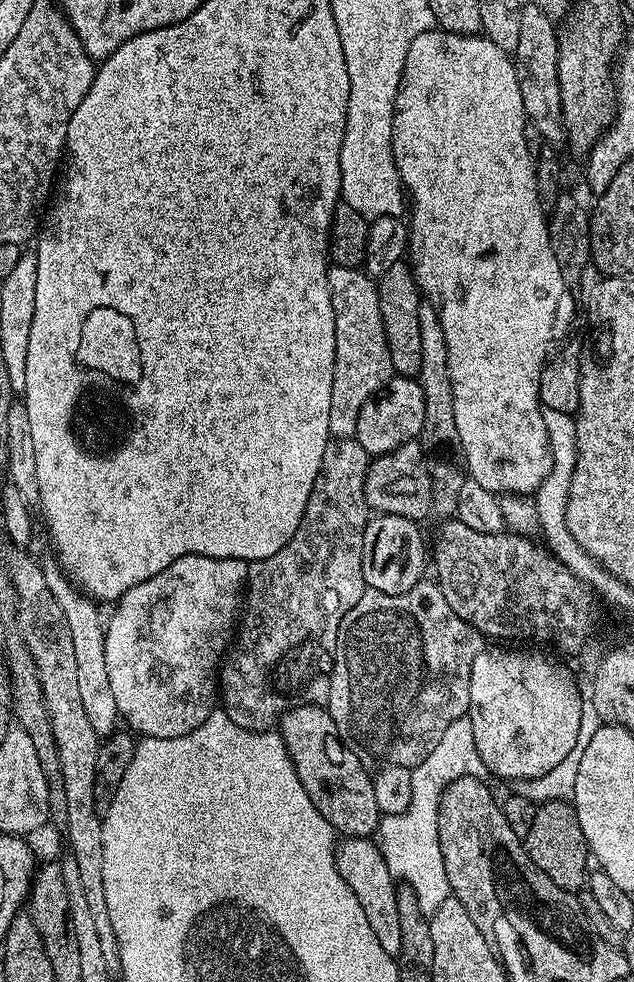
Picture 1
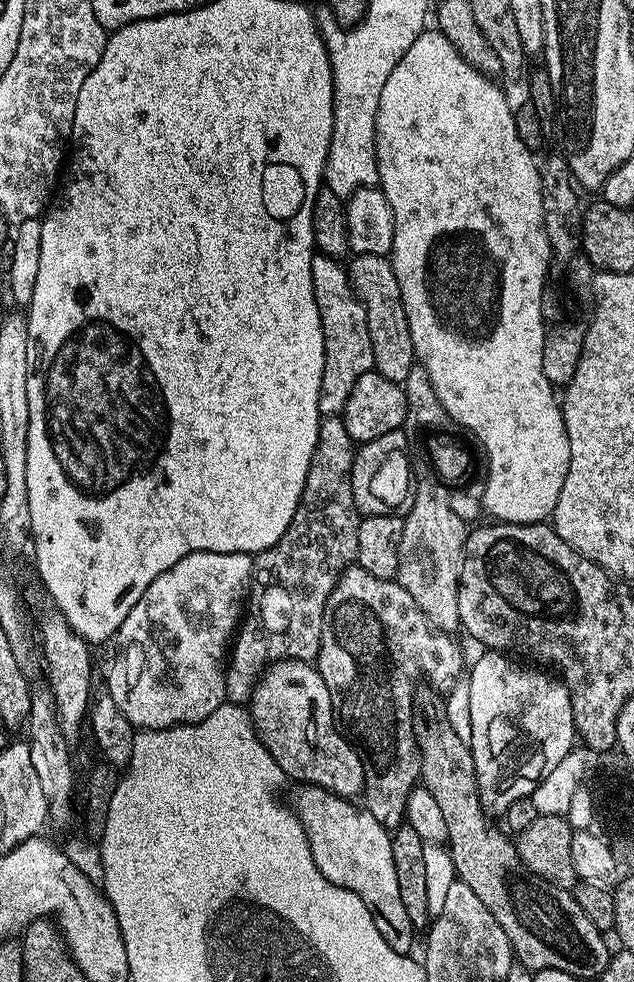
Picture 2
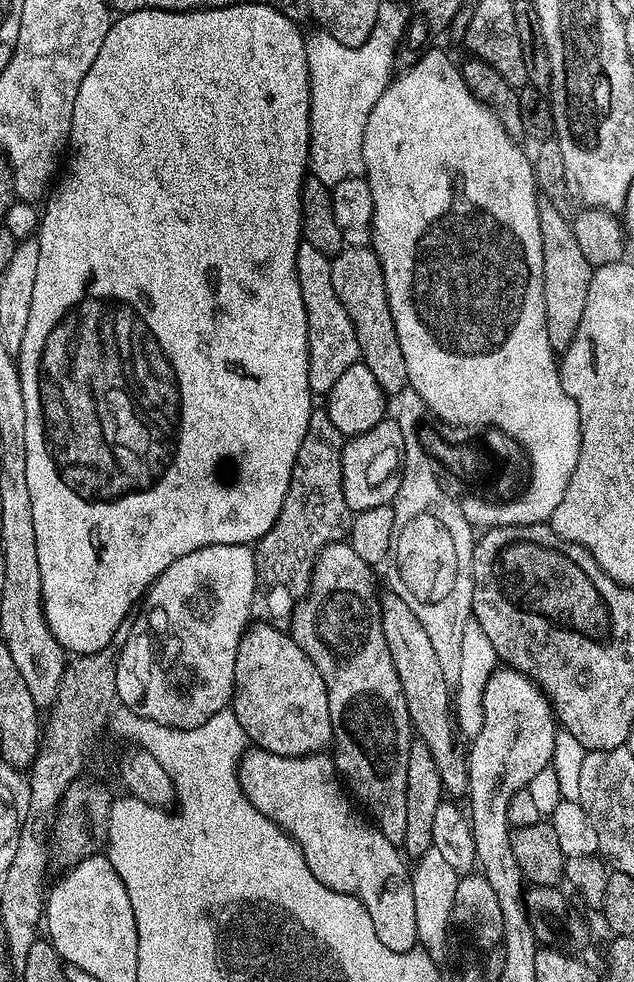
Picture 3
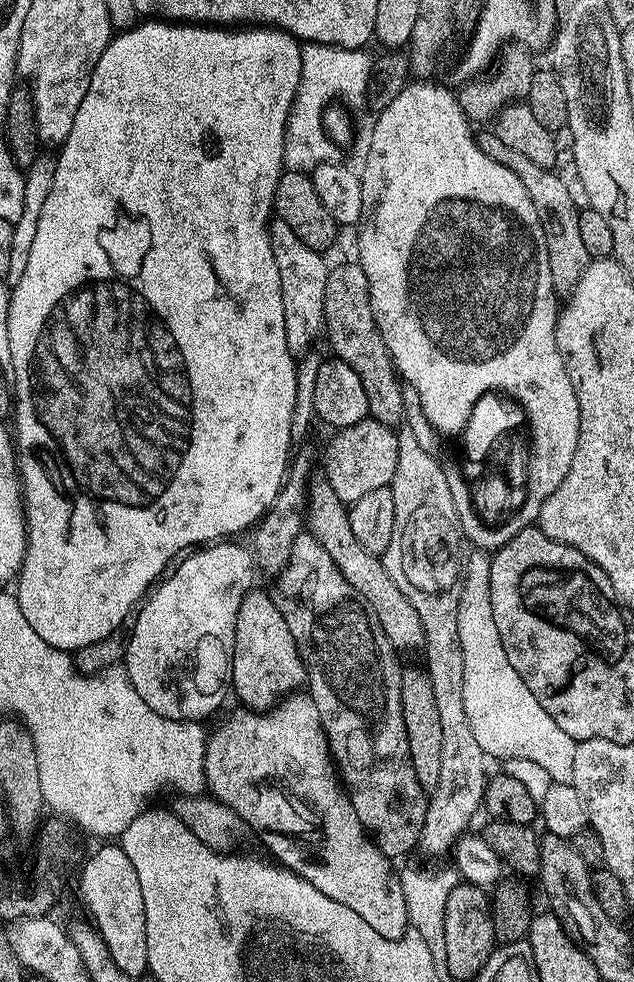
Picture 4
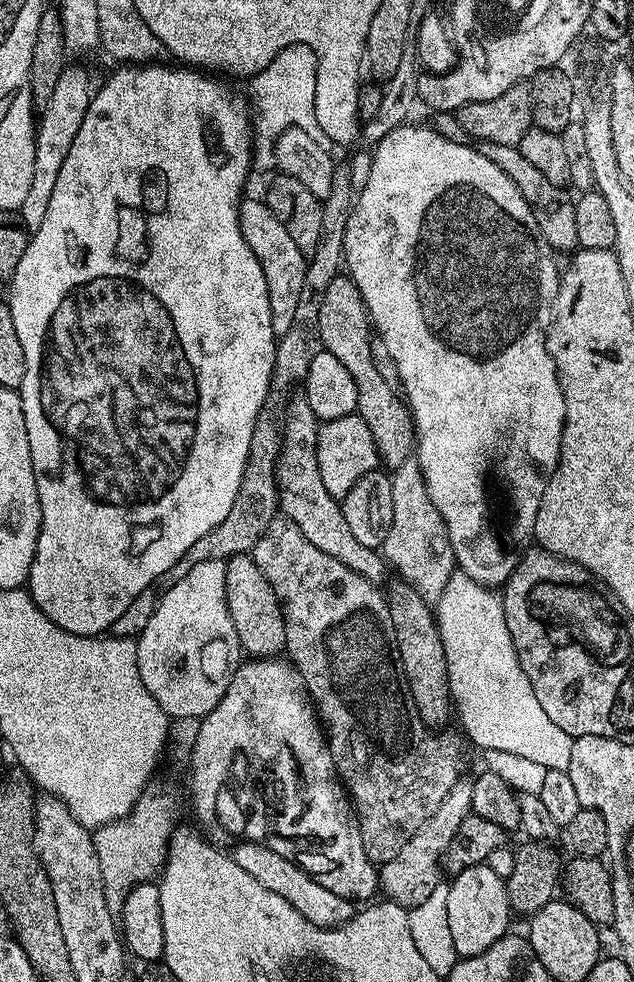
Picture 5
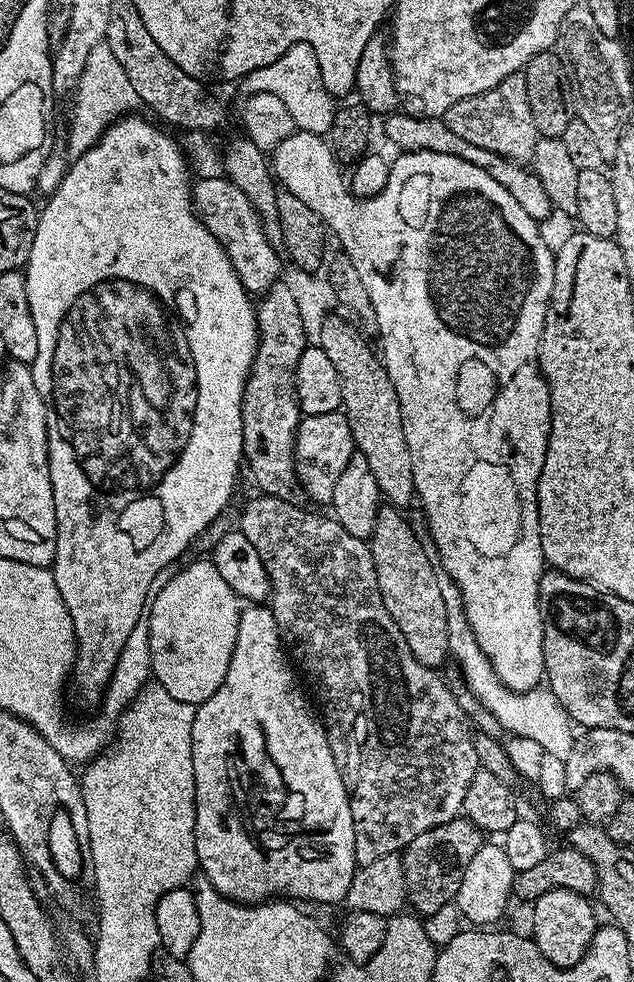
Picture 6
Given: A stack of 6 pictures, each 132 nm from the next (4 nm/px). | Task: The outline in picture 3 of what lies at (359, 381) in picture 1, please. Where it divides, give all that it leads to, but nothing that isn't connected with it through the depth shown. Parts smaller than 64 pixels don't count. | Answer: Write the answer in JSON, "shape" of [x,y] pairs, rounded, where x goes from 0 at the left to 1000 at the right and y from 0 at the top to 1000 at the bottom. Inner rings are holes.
{"shape":[[[475,246],[467,260],[470,291],[476,291],[476,308],[483,312],[486,329],[486,388],[494,404],[516,404],[517,398],[539,385],[539,380],[569,366],[565,344],[558,340],[558,328],[539,312],[533,299],[527,299],[527,287],[521,283],[521,262],[508,255]]]}

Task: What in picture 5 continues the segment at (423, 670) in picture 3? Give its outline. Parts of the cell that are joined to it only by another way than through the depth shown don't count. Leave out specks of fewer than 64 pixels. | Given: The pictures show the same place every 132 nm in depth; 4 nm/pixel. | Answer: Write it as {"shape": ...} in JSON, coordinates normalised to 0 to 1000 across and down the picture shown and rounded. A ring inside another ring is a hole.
{"shape":[[[476,405],[453,408],[448,416],[448,447],[442,449],[442,460],[435,466],[435,500],[442,503],[440,520],[483,549],[495,552],[502,560],[521,564],[521,568],[533,568],[539,576],[552,576],[571,589],[585,595],[598,596],[606,587],[609,571],[595,559],[571,556],[558,544],[552,544],[552,536],[546,536],[546,527],[536,518],[538,510],[527,508],[521,499],[508,492],[508,483],[502,480],[502,438],[505,432],[495,418]]]}

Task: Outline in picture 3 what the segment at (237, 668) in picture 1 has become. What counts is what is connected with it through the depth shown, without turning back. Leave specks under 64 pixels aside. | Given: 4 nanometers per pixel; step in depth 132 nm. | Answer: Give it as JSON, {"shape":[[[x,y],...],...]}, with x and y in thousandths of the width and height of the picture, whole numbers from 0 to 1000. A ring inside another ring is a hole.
{"shape":[[[494,414],[489,422],[489,430],[483,430],[483,442],[476,445],[476,454],[470,454],[470,466],[464,470],[464,479],[461,480],[461,486],[457,487],[457,495],[451,499],[451,507],[445,511],[445,519],[438,523],[438,527],[432,532],[432,536],[426,536],[426,540],[420,540],[420,544],[412,550],[405,550],[401,555],[401,561],[404,563],[404,593],[413,603],[413,615],[416,611],[416,619],[424,623],[427,630],[435,633],[448,633],[448,631],[462,626],[467,621],[467,616],[478,611],[479,606],[486,603],[486,598],[492,592],[492,581],[498,575],[498,565],[517,554],[527,554],[541,551],[544,547],[550,545],[555,537],[555,526],[558,524],[554,517],[550,517],[546,507],[543,506],[543,500],[539,499],[539,458],[543,457],[543,449],[546,445],[536,441],[533,434],[527,434],[527,430],[521,430],[521,422],[509,414]]]}

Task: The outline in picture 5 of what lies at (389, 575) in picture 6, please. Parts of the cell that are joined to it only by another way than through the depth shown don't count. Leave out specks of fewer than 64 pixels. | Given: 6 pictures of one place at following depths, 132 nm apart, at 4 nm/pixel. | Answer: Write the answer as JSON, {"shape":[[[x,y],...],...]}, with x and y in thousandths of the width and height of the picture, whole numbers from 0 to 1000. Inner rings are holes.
{"shape":[[[623,593],[609,599],[615,633],[621,633],[625,661],[631,667],[631,677],[644,691],[644,698],[653,711],[653,719],[666,735],[683,743],[694,743],[716,725],[707,704],[707,679],[700,655],[688,637],[683,620],[677,612],[659,605],[647,595]]]}

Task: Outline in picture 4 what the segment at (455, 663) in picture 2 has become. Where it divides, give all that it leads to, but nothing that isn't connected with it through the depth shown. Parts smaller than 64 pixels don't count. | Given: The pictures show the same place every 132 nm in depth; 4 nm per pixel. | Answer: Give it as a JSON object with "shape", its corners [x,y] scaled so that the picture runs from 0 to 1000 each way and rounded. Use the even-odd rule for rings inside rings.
{"shape":[[[481,540],[473,543],[457,560],[454,575],[434,588],[432,595],[445,629],[451,629],[457,646],[464,646],[464,654],[479,675],[484,708],[491,709],[495,719],[502,719],[517,764],[552,817],[596,866],[615,874],[637,872],[650,863],[655,865],[661,860],[675,815],[672,804],[653,788],[640,735],[634,731],[637,684],[631,680],[632,669],[603,644],[596,625],[590,625],[571,605],[565,605],[565,601],[539,589],[533,576],[527,576],[527,568],[514,564],[491,542]]]}

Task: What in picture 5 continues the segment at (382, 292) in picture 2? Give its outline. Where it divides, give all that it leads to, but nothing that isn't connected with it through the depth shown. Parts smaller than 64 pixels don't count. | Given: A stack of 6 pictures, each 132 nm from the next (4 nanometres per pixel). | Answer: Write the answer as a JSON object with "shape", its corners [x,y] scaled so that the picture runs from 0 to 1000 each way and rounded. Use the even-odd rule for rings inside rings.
{"shape":[[[525,280],[514,291],[514,299],[508,299],[508,313],[502,316],[502,340],[509,357],[527,360],[527,365],[533,365],[533,369],[539,369],[539,373],[546,373],[546,378],[558,385],[558,393],[565,393],[562,420],[571,430],[584,434],[584,442],[590,442],[590,454],[599,463],[599,473],[612,479],[634,475],[634,470],[651,465],[656,435],[650,433],[650,422],[632,400],[615,397],[588,372],[584,350],[590,338],[584,333],[580,313],[568,301],[565,291],[547,280]]]}

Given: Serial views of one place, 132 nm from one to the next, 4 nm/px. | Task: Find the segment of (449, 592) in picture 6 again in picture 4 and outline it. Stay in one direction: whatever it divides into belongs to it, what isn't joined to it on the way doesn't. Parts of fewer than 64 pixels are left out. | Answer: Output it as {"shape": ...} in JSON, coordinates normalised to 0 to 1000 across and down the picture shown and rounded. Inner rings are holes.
{"shape":[[[746,559],[733,574],[729,607],[722,617],[722,645],[727,651],[730,671],[730,714],[735,730],[748,745],[749,755],[763,768],[785,774],[834,772],[849,780],[866,786],[872,797],[901,798],[905,790],[905,769],[910,755],[880,735],[871,732],[877,741],[874,749],[855,752],[855,760],[812,760],[814,737],[820,737],[820,725],[839,725],[845,721],[849,711],[836,707],[836,699],[823,695],[817,682],[804,678],[804,670],[798,670],[798,662],[792,662],[792,650],[785,650],[785,642],[779,637],[779,625],[773,614],[773,570],[774,565],[765,559]]]}

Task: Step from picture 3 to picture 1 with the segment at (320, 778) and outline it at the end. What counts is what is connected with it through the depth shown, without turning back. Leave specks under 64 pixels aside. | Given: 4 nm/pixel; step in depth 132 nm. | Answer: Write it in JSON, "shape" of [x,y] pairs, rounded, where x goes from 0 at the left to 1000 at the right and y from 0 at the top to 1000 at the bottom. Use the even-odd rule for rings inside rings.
{"shape":[[[543,853],[530,866],[530,881],[539,894],[558,906],[590,955],[603,962],[609,971],[629,975],[634,967],[634,946],[628,944],[628,919],[625,918],[626,897],[612,884],[612,874],[599,869],[598,858],[587,853]]]}

